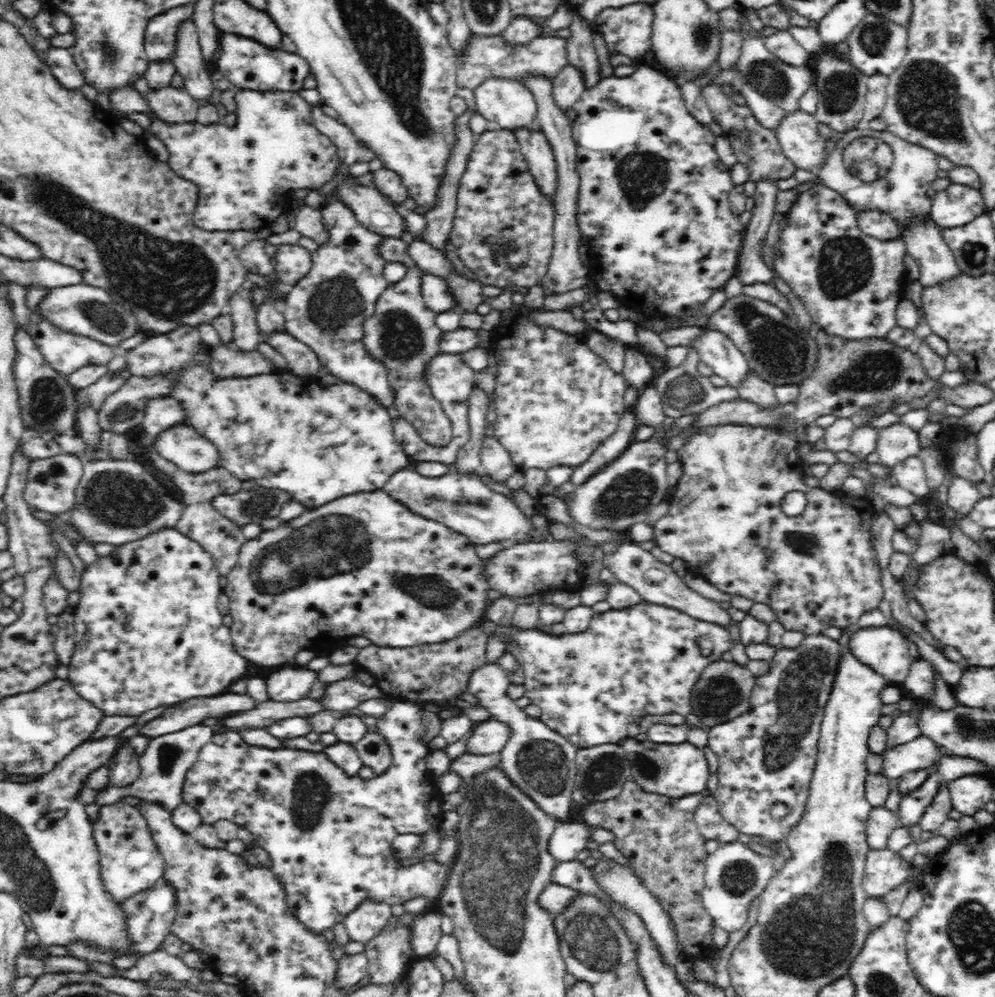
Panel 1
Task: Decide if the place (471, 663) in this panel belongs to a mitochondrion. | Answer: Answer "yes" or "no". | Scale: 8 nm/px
no

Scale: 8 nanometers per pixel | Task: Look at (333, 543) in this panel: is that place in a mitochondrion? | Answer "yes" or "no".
yes

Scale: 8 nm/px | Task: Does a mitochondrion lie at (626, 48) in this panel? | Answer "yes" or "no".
no

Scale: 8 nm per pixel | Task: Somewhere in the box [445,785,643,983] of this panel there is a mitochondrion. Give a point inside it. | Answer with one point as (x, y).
(589, 938)

